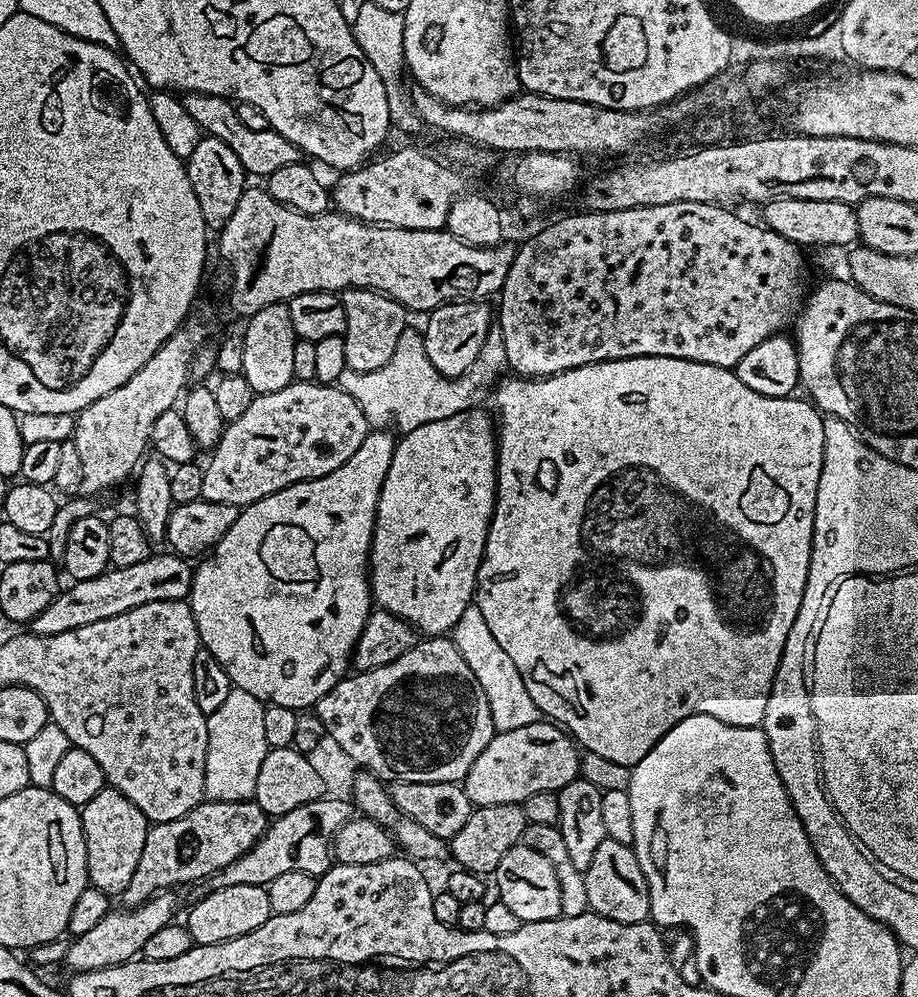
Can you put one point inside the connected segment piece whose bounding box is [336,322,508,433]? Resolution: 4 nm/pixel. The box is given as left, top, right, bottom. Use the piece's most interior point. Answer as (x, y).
(423, 395)

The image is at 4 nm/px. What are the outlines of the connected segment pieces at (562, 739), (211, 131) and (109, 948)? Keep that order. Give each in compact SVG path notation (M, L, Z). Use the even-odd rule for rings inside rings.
M541 718L532 725L518 729L497 731L490 746L478 754L474 766L462 781L464 792L477 808L499 804L523 805L530 794L559 793L580 776L581 749L561 725Z
M186 92L180 96L180 101L182 106L186 106L190 118L194 118L194 122L198 122L204 136L213 136L226 142L226 146L230 146L230 150L234 150L234 154L238 154L238 162L242 162L245 173L249 177L267 178L270 174L274 174L274 170L279 170L282 166L301 163L302 153L298 146L294 146L294 142L286 142L286 138L282 138L282 134L273 132L271 128L249 130L238 118L236 104L228 97Z
M171 891L157 892L151 900L139 904L137 908L121 907L120 912L109 910L102 922L97 922L86 934L75 937L70 943L69 952L63 963L72 967L73 973L93 972L110 966L127 964L141 955L147 940L158 934L166 925L173 923L176 912L176 900Z

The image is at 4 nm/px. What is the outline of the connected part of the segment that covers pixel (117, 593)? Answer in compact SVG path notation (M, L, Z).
M164 550L161 556L150 554L142 562L134 562L134 566L109 567L101 576L77 580L69 583L69 588L67 585L57 592L54 602L50 602L42 614L31 620L31 631L39 636L66 634L66 630L90 626L90 622L114 618L118 614L126 614L126 610L146 606L150 602L188 600L192 594L193 571L193 565L185 557L171 550Z

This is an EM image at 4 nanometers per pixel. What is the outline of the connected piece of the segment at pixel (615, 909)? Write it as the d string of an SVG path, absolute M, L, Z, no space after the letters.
M605 838L602 846L594 850L594 862L584 871L588 907L602 918L623 924L643 924L650 916L648 883L638 866L636 853L629 845Z

